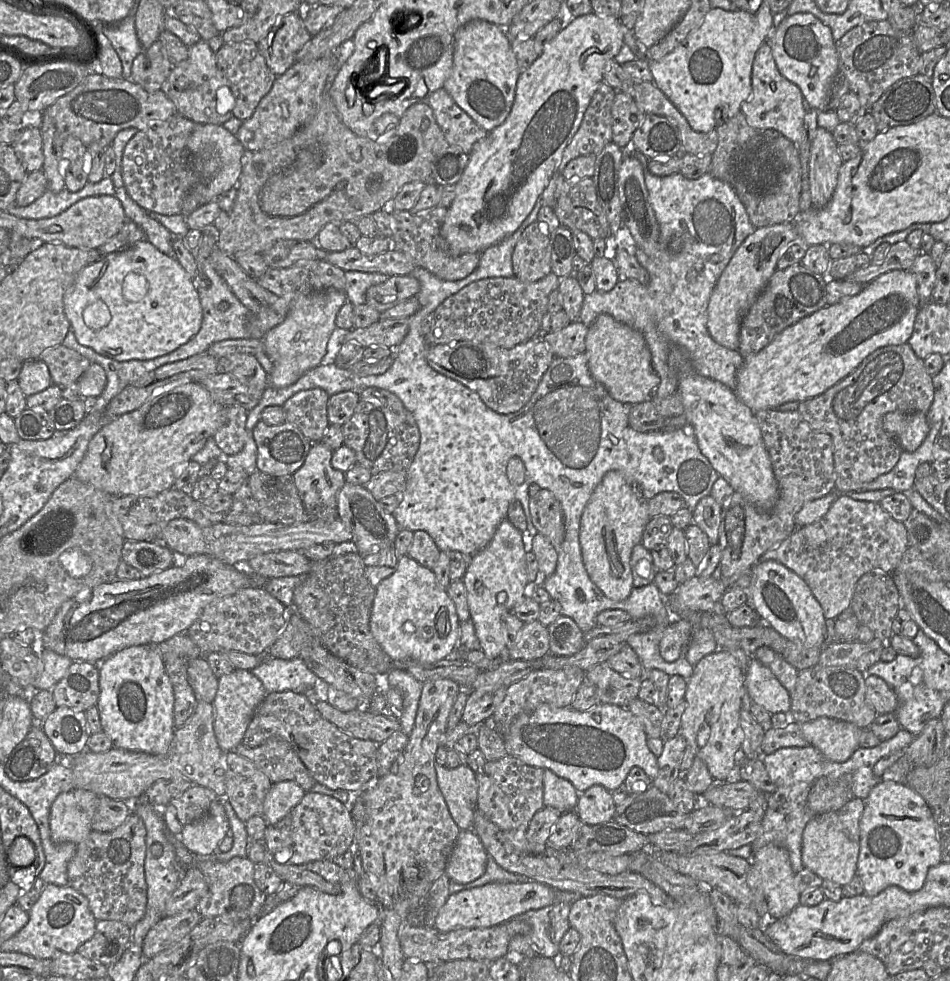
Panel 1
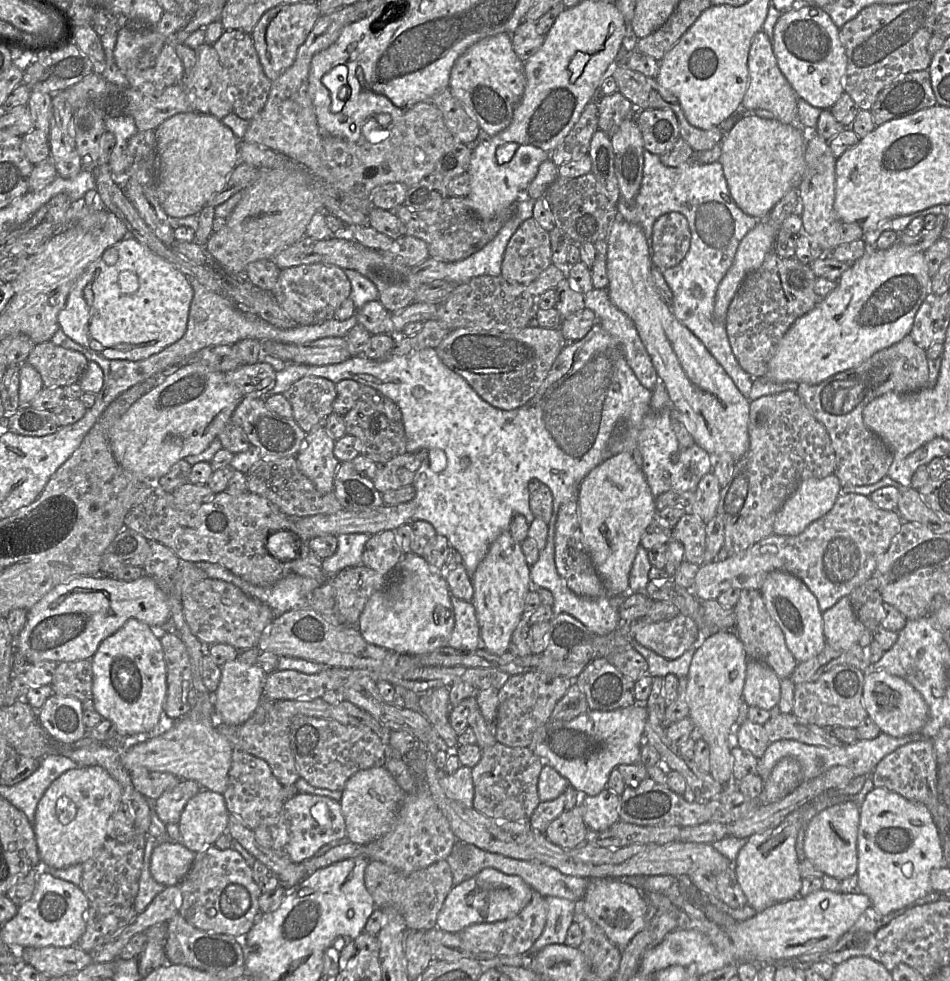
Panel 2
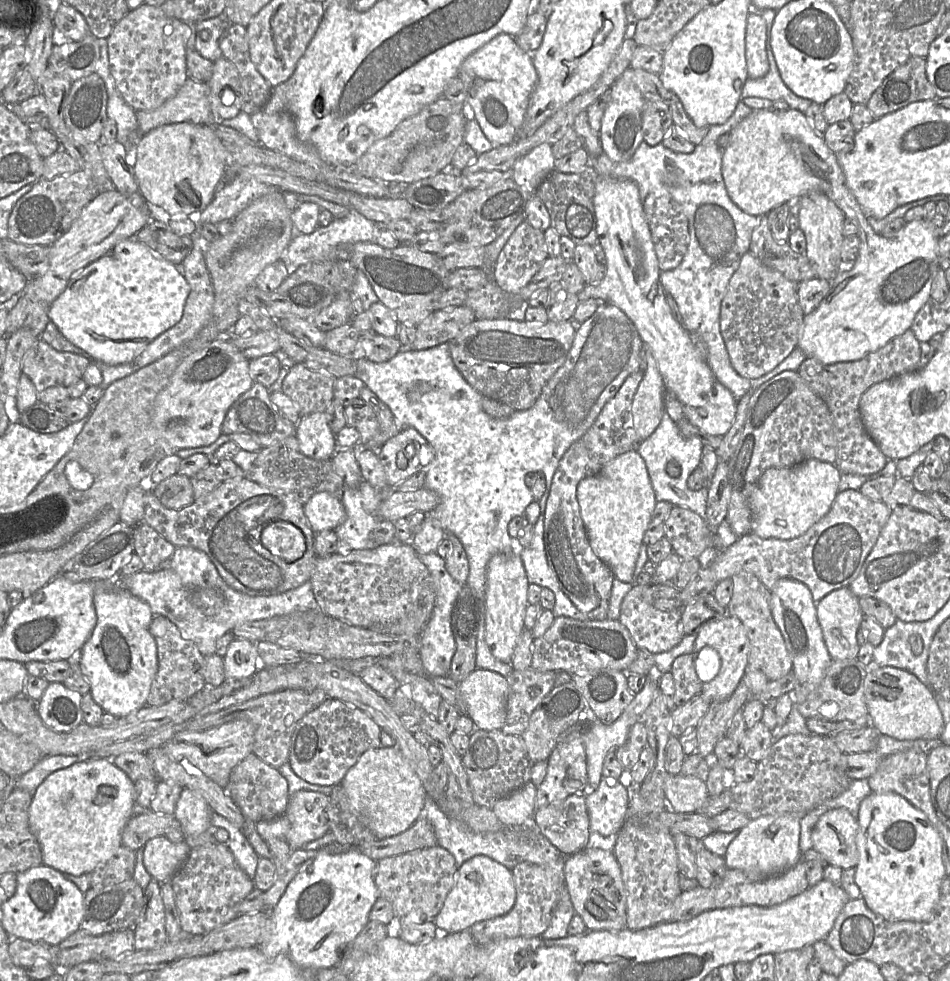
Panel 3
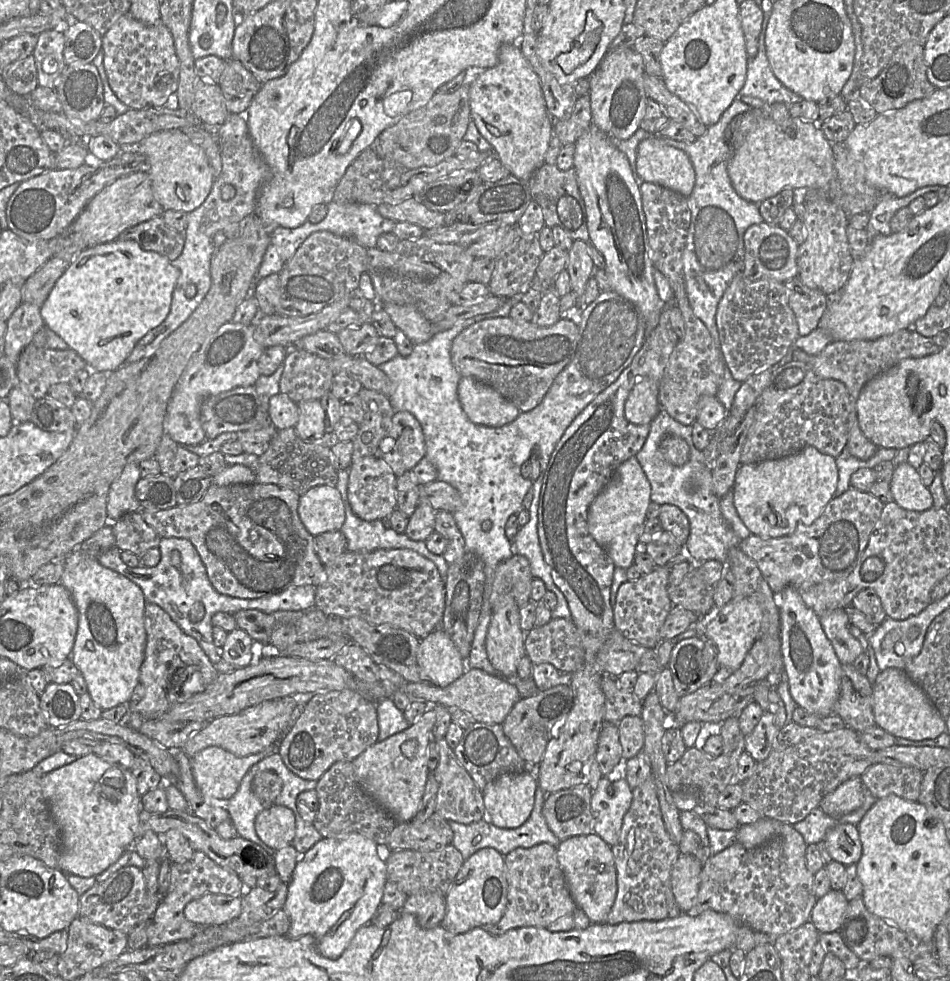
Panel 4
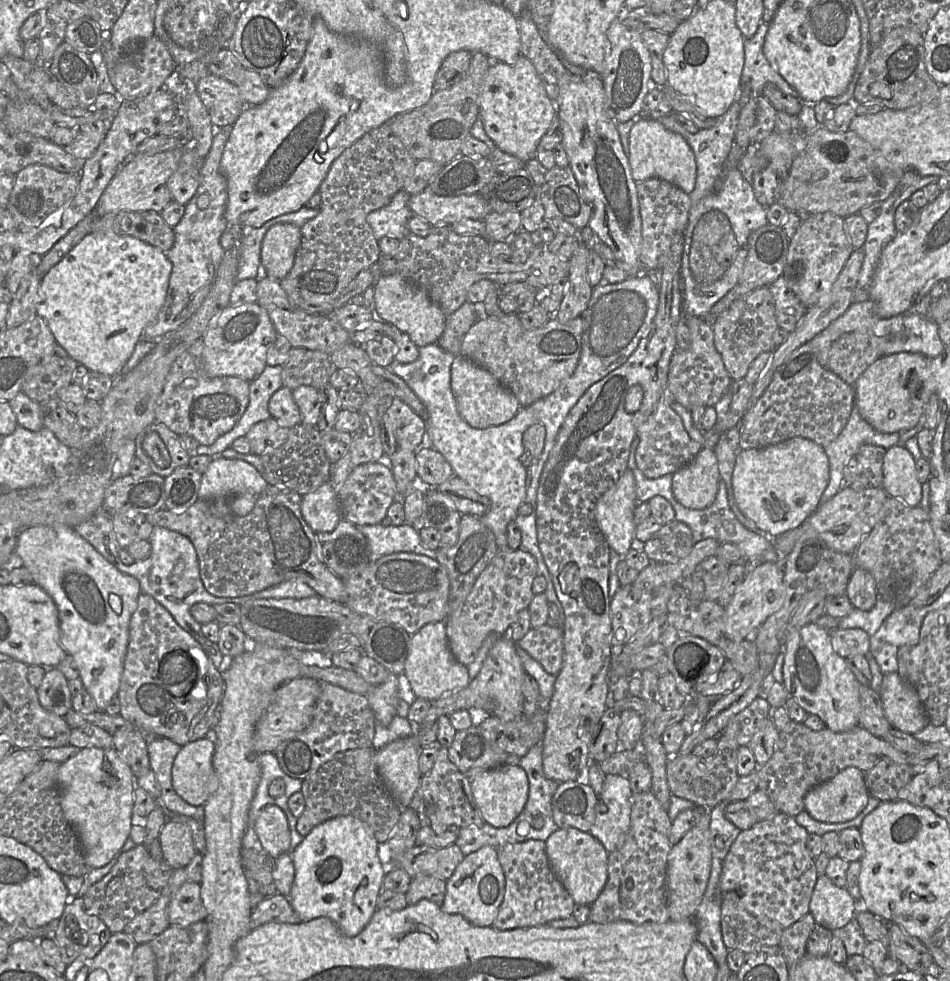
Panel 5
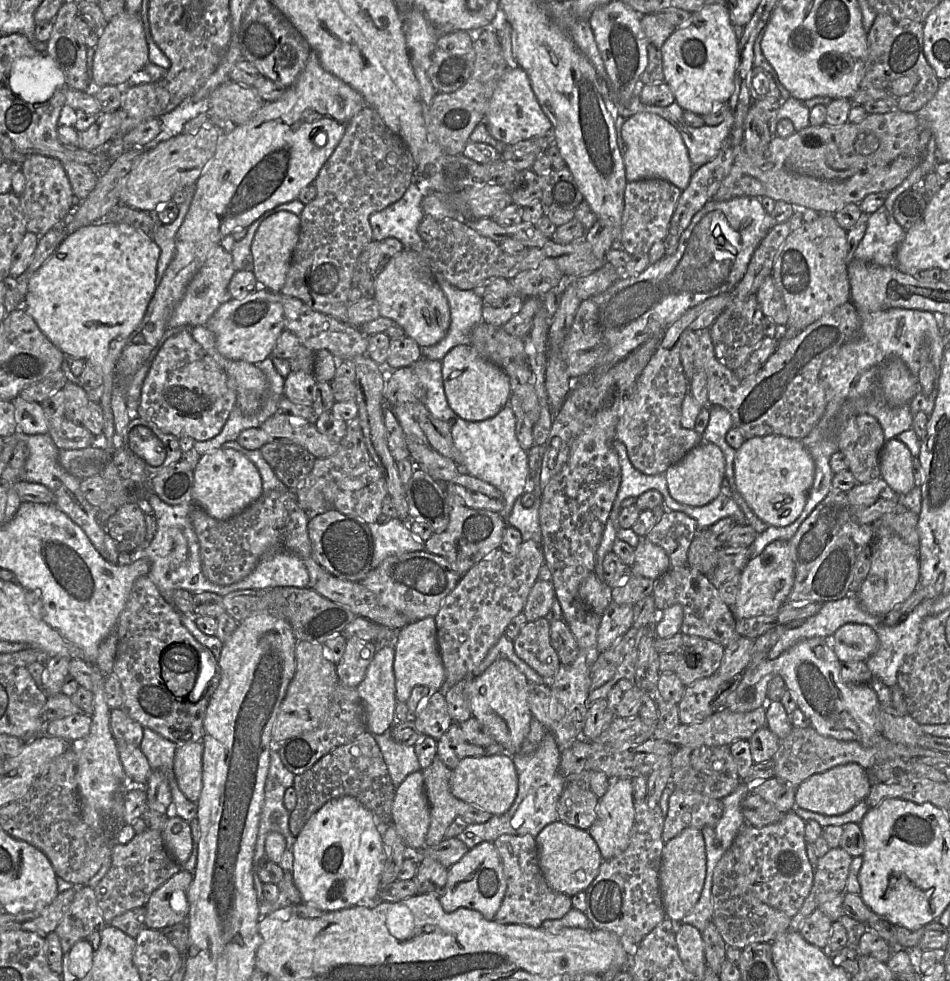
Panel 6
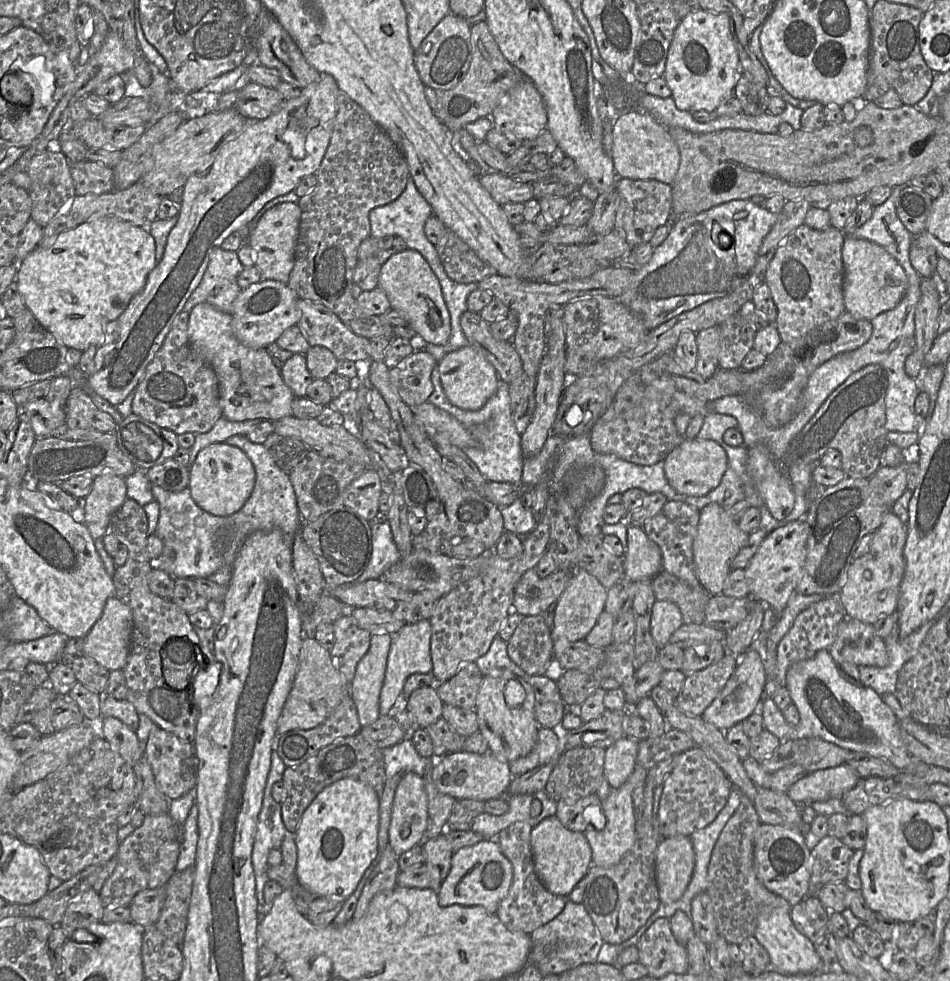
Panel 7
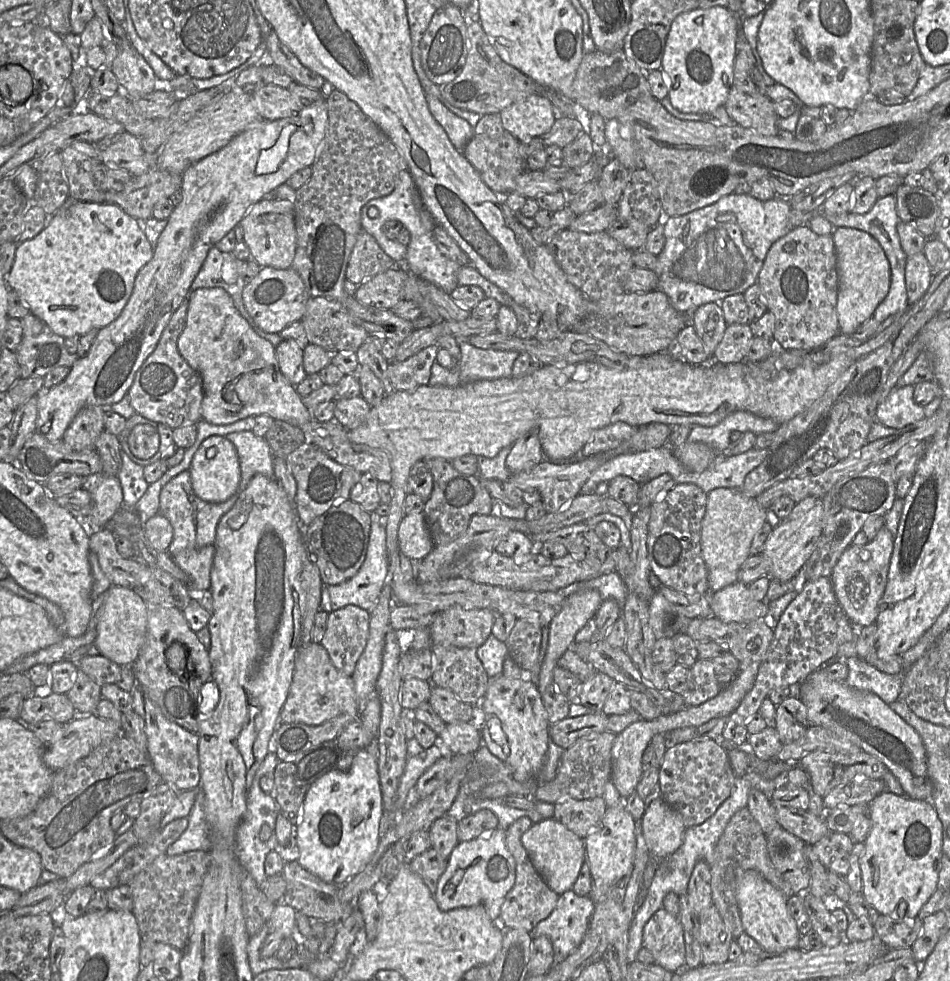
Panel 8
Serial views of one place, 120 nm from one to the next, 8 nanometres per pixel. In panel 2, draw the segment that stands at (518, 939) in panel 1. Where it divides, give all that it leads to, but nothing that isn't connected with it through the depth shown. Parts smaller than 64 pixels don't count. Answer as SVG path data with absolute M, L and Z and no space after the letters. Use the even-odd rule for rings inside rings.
M554 896L545 897L547 902L547 921L543 932L529 949L534 955L550 944L564 944L567 931L574 922L575 902Z

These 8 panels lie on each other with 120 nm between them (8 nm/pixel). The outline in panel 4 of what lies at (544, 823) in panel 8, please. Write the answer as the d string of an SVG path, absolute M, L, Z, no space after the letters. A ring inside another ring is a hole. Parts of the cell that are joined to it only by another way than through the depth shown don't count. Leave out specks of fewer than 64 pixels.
M597 834L573 836L556 847L559 866L576 906L592 923L606 923L617 894L617 871L609 846Z

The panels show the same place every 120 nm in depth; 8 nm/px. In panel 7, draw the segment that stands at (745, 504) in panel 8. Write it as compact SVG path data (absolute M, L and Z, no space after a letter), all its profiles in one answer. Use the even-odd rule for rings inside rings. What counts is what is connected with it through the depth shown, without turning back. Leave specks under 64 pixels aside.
M712 502L700 510L697 534L693 541L695 573L700 584L711 594L722 594L723 585L731 572L731 563L747 544L749 534L739 528L726 509Z

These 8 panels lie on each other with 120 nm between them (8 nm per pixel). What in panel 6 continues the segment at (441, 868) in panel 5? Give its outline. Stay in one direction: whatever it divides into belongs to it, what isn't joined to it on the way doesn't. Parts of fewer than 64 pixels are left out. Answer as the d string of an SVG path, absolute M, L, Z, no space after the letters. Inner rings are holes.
M457 837L443 839L440 843L419 848L407 848L406 858L412 858L417 864L426 858L431 857L439 861L446 868L450 868L458 862L469 848Z

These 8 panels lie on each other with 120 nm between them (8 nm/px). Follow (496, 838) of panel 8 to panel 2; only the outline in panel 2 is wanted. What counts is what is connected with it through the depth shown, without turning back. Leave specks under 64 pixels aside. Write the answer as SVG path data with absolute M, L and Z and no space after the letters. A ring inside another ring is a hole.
M485 868L452 887L438 914L436 927L448 933L459 933L473 924L506 920L519 913L529 903L532 894L533 889L520 877Z

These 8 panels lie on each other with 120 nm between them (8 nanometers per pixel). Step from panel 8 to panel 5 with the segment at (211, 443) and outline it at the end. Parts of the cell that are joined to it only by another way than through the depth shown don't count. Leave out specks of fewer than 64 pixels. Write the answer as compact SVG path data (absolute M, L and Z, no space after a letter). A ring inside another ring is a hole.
M216 456L213 457L205 472L202 473L199 498L204 500L230 499L232 512L237 516L245 516L251 512L257 499L268 485L263 476L252 464L241 459Z

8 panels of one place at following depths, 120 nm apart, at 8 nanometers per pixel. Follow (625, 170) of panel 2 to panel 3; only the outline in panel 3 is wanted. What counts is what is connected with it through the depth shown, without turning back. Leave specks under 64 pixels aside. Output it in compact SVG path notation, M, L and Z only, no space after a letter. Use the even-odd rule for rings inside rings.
M620 76L609 88L610 101L607 104L601 120L599 138L604 153L611 161L625 162L632 158L638 146L642 143L642 112L646 100L640 91L630 81Z

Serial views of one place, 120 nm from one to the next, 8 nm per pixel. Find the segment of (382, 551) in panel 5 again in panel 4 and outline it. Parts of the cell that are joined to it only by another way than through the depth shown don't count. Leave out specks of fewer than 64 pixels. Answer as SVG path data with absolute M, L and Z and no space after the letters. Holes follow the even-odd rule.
M338 470L337 473L338 482L336 488L340 492L345 506L345 522L340 531L347 540L346 550L351 552L371 552L379 549L407 549L415 551L435 564L445 584L449 564L445 561L444 556L430 552L424 541L411 540L405 533L397 533L391 528L386 528L382 520L365 521L356 516L351 509L347 495L349 470Z

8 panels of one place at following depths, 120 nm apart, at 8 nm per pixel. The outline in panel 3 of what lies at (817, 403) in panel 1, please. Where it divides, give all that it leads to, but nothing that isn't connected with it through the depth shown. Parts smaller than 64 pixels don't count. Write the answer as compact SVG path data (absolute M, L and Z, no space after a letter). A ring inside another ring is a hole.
M909 328L879 350L852 362L823 364L807 357L797 370L807 386L828 406L834 422L837 458L835 465L842 474L868 476L881 471L888 458L867 433L859 410L862 395L874 384L918 369L920 342Z

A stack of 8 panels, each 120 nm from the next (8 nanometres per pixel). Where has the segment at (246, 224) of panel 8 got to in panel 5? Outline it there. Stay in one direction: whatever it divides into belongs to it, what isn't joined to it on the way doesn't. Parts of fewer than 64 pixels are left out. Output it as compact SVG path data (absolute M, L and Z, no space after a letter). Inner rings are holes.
M289 224L273 225L265 234L260 251L267 277L281 281L291 271L301 244L301 228Z

